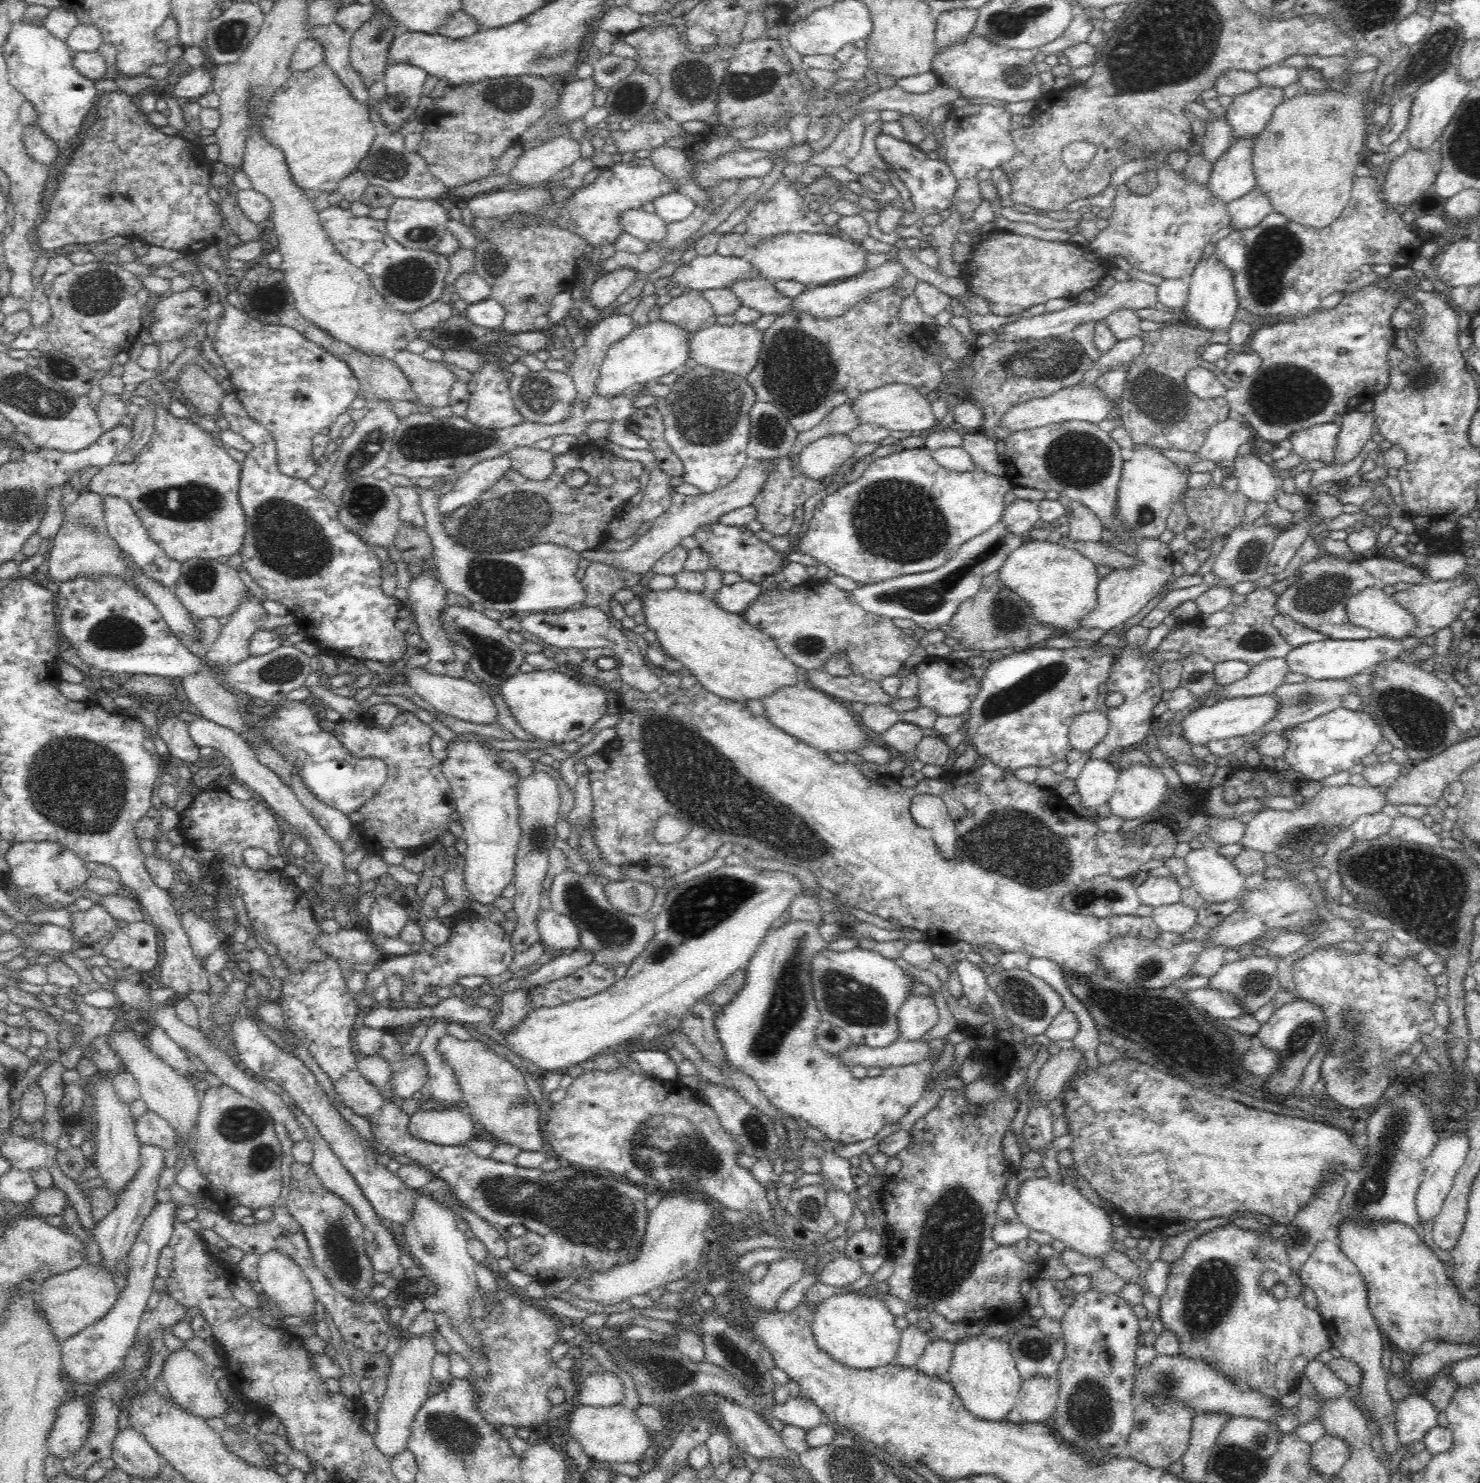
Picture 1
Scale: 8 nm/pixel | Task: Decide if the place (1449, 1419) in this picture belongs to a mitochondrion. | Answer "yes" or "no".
no

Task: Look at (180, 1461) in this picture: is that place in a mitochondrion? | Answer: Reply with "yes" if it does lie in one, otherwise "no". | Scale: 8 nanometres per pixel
no

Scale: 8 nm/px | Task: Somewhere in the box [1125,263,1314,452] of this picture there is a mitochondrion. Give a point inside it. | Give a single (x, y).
(1155, 406)

